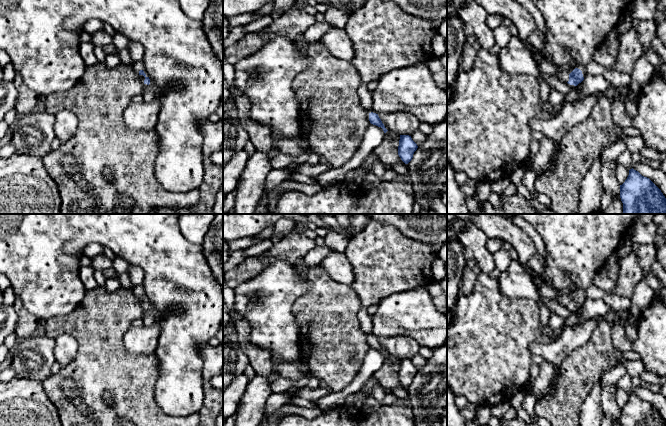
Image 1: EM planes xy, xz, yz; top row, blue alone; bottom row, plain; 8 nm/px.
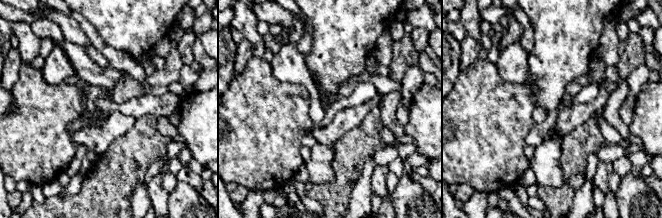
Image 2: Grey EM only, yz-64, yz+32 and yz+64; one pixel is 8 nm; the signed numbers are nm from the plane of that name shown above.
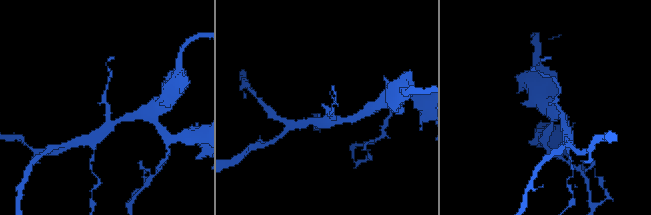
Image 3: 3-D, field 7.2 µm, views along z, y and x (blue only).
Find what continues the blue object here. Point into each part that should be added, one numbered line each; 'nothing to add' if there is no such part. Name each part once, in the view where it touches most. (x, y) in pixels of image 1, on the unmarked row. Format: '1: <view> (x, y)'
1: yz (546, 292)

